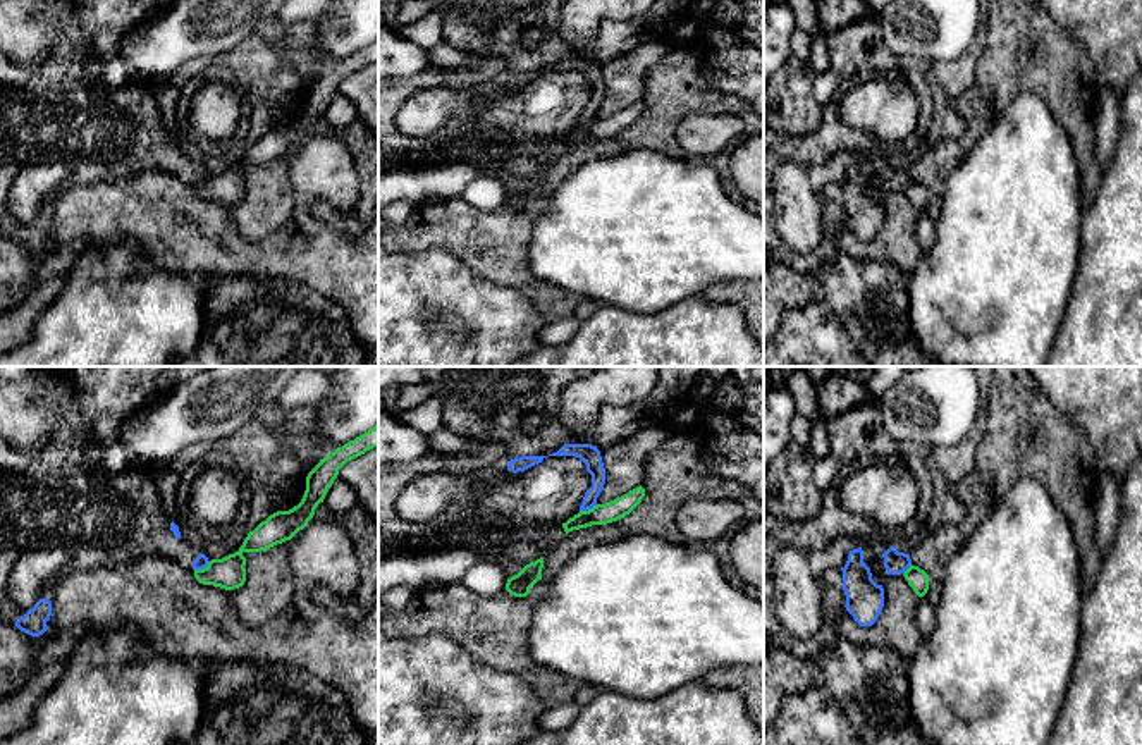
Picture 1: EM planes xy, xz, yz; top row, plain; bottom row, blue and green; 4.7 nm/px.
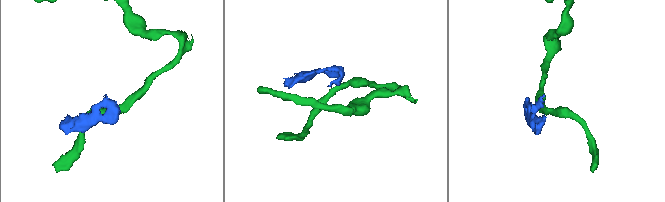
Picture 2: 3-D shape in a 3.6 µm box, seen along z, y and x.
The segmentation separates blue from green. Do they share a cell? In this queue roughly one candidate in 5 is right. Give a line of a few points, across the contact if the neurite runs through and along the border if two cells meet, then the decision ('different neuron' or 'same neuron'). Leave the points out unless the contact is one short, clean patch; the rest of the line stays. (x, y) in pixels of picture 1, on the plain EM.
xy (210, 176), (195, 184) | different neuron

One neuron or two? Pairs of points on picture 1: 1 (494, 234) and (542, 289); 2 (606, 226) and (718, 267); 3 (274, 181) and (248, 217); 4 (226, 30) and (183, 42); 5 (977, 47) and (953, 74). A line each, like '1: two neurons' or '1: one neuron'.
1: one neuron
2: one neuron
3: one neuron
4: one neuron
5: one neuron

